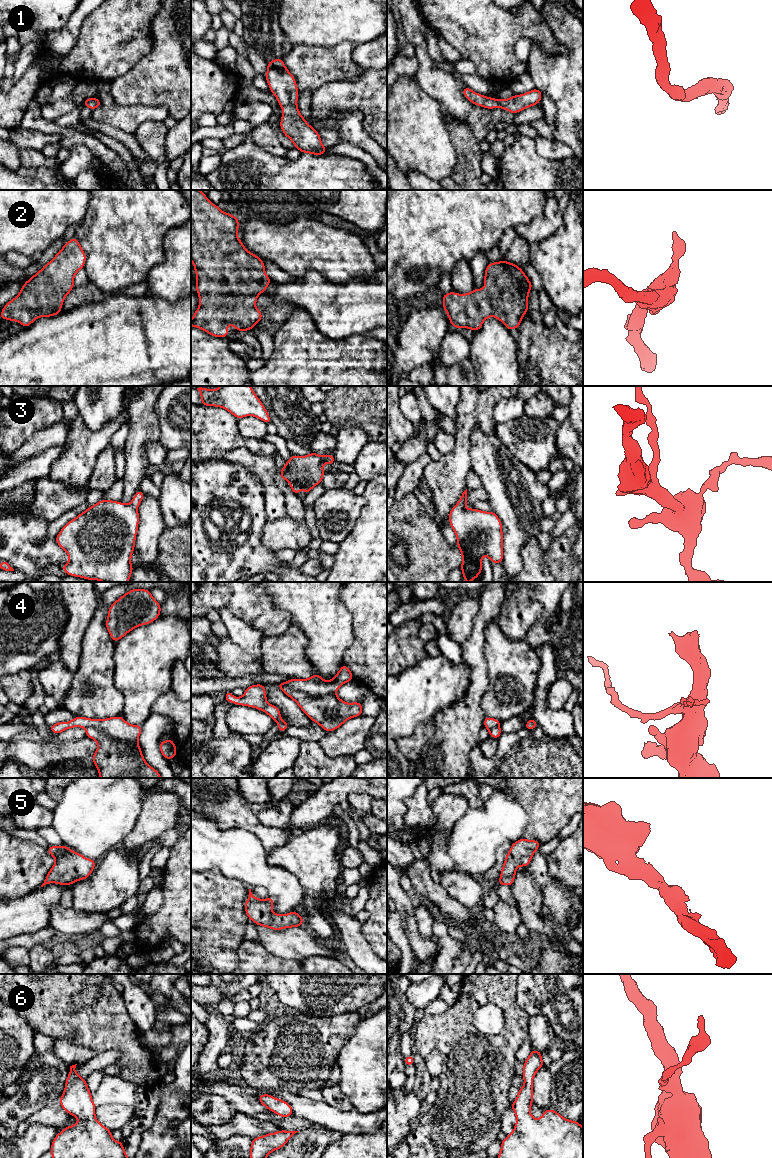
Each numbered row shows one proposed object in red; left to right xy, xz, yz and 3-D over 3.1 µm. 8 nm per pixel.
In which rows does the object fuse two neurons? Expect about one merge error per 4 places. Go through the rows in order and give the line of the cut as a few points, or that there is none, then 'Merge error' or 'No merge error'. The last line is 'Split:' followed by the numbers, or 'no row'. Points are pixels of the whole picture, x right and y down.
1: No split. No merge error
2: No split. No merge error
3: No split. No merge error
4: Split along xy (86, 729), (102, 728), (113, 736), (137, 743). Merge error
5: No split. No merge error
6: No split. No merge error
Split: 4

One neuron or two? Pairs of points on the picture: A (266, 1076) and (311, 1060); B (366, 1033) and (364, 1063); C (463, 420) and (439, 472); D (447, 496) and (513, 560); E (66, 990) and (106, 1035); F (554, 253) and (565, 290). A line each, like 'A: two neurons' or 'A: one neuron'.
A: one neuron
B: one neuron
C: one neuron
D: two neurons
E: one neuron
F: one neuron

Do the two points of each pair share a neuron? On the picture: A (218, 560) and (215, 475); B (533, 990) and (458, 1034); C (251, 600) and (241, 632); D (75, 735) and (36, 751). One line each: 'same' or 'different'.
A: same
B: different
C: different
D: different

